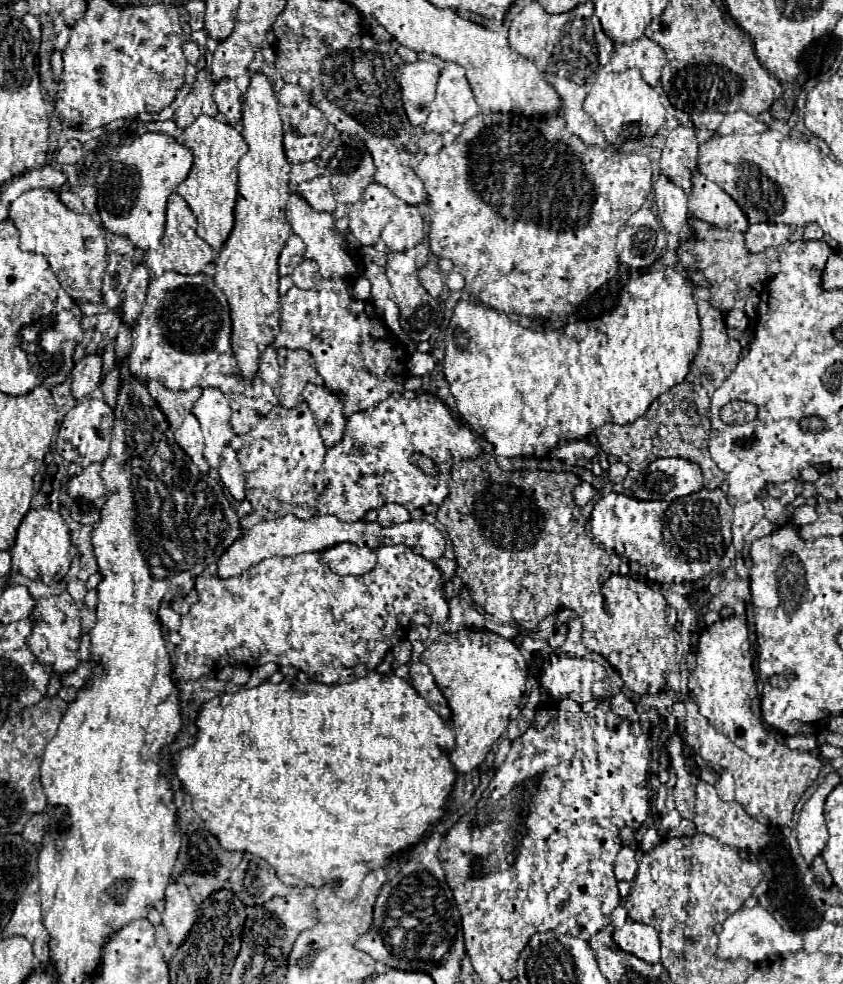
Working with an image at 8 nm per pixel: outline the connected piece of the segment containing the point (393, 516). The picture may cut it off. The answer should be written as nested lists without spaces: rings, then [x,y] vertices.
[[[388,503],[388,505],[382,505],[378,509],[378,523],[382,527],[390,527],[394,523],[406,523],[408,519],[410,519],[410,513],[402,505]]]

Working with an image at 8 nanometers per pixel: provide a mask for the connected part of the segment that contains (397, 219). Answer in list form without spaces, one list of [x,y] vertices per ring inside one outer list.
[[[398,203],[392,211],[392,219],[380,233],[380,243],[390,251],[406,251],[424,241],[424,223],[416,205]]]

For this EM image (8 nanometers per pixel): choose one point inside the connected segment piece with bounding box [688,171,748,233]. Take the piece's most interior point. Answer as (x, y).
(707, 202)

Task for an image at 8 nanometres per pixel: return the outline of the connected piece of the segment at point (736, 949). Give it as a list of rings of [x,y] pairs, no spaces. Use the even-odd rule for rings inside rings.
[[[754,905],[752,909],[738,909],[724,919],[724,927],[718,935],[716,955],[722,959],[744,959],[748,963],[764,961],[770,953],[798,951],[802,947],[802,935],[784,929],[766,909]]]

